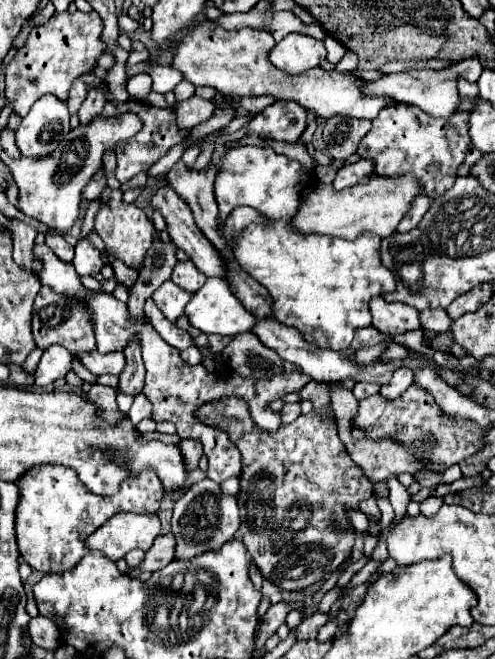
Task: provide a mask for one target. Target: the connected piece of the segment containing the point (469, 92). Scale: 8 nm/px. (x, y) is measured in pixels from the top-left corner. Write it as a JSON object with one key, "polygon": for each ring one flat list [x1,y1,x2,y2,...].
{"polygon":[[458,79,458,93,460,93,460,107,450,117,432,117,416,105,394,105,384,107,382,117,372,121,372,127,363,137,358,146,358,153,362,158,374,161,375,173,384,176,396,176,400,173,414,173,428,197,444,195,456,181,456,169,466,157,466,149,470,145,468,137,468,115,476,107,478,99,478,85,466,79]]}

